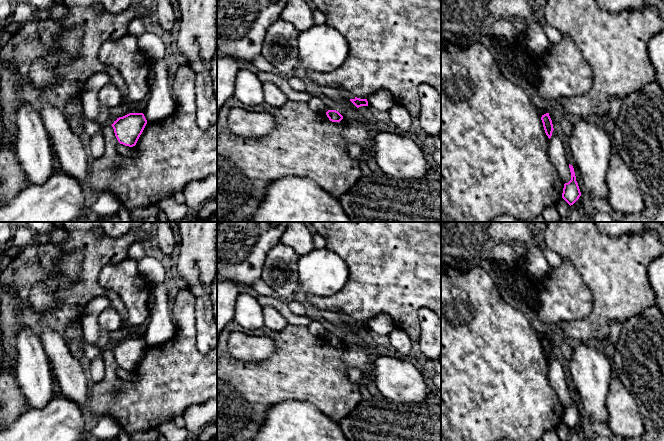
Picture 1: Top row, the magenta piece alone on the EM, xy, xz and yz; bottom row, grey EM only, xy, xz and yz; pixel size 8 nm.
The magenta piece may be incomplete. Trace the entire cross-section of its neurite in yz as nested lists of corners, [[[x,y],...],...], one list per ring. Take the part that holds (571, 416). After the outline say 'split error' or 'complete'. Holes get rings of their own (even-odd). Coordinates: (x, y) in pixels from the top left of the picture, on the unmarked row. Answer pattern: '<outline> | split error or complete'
[[[570,388],[569,392],[571,396],[571,404],[564,408],[562,422],[571,430],[579,423],[581,416],[576,405],[574,392]]] | complete

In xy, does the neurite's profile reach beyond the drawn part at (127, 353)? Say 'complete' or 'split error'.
complete

